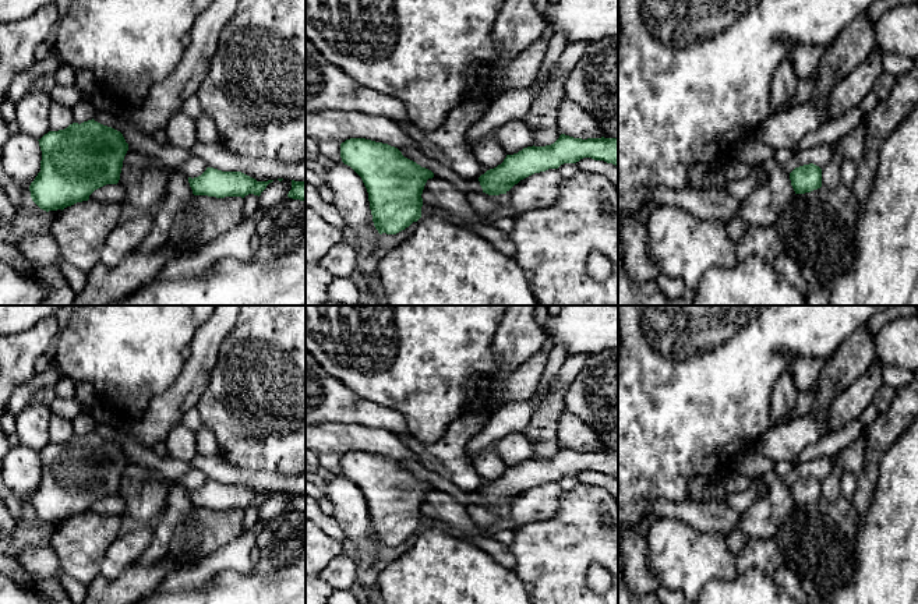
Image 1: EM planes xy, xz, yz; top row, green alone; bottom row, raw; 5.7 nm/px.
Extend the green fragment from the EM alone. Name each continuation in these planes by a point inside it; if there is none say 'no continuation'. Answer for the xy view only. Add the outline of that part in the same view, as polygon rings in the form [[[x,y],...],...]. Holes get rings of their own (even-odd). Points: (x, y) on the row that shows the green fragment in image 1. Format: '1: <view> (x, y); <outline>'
no continuation

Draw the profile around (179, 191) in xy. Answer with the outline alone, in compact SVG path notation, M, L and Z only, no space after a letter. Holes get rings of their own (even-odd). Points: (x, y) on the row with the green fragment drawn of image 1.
M179 169L170 170L165 198L152 212L153 227L137 247L135 252L149 254L163 246L176 215L193 195L188 177Z

